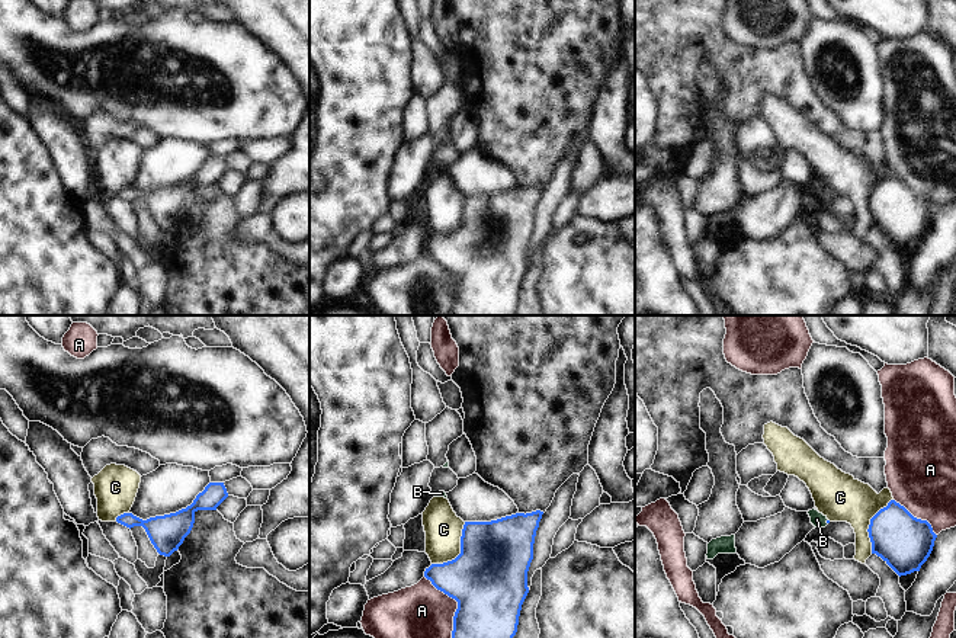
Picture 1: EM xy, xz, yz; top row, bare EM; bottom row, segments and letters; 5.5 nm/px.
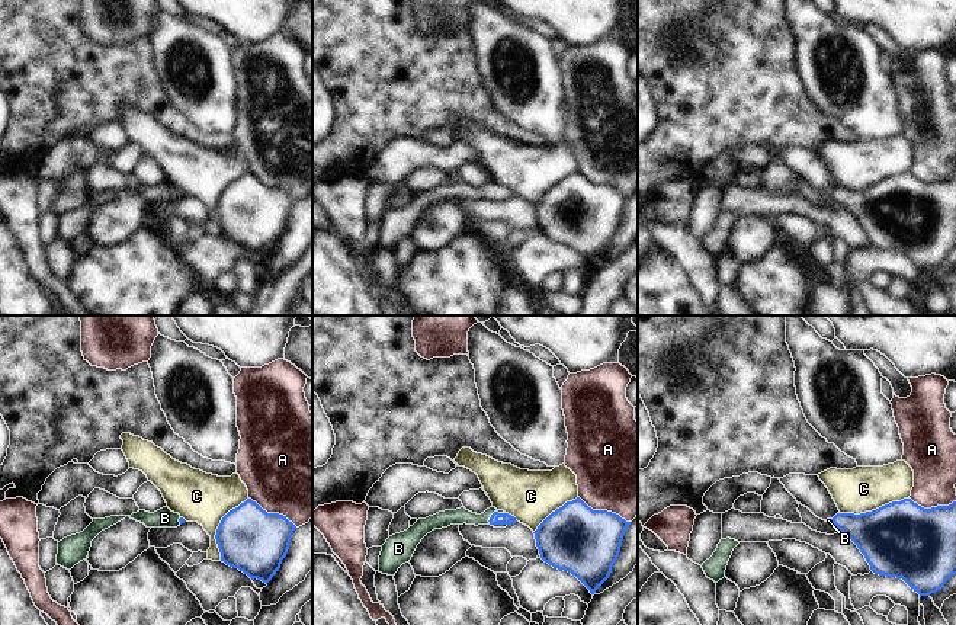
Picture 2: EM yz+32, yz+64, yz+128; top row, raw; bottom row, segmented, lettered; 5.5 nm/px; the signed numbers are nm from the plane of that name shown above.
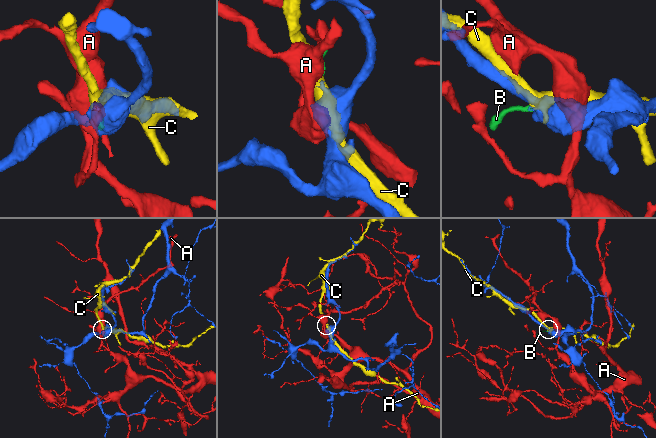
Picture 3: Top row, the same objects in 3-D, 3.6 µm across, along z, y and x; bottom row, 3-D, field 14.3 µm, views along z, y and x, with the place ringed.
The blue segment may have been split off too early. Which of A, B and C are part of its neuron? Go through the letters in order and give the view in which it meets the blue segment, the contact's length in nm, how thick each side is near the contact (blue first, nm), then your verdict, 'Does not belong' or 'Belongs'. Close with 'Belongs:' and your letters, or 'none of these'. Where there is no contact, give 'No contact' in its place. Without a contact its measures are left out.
A: Touches blue in xz. Shared border 400 nm. Thickness 440 nm (blue) against 400 nm. Does not belong
B: No contact. Belongs
C: Touches blue in xz. Shared border 300 nm. Thickness 440 nm (blue) against 200 nm. Does not belong
Belongs: B

